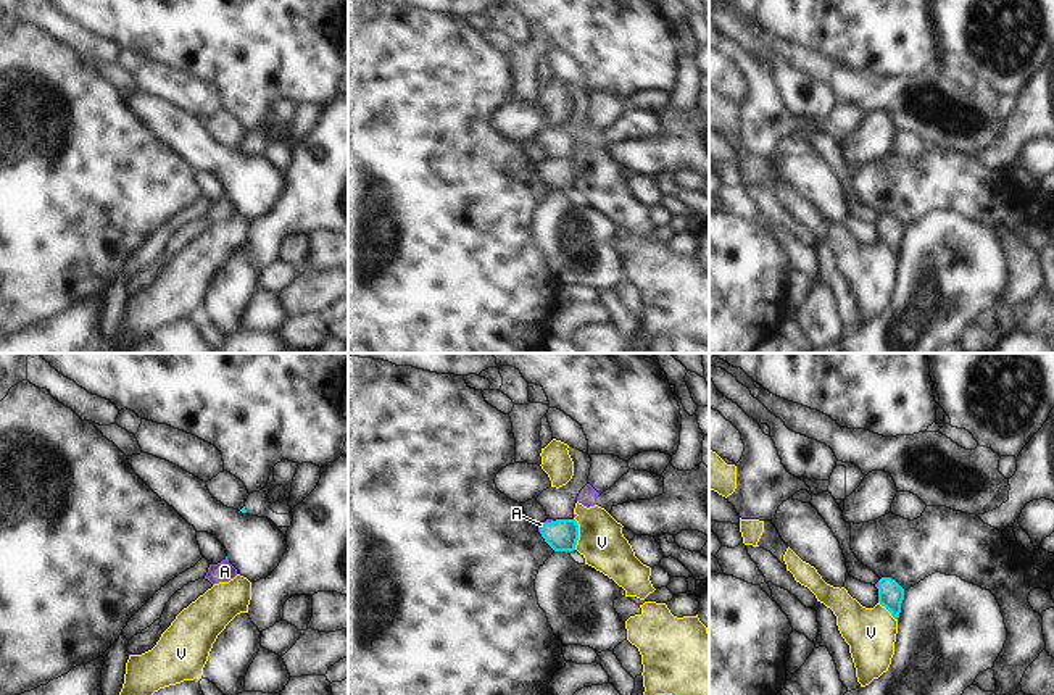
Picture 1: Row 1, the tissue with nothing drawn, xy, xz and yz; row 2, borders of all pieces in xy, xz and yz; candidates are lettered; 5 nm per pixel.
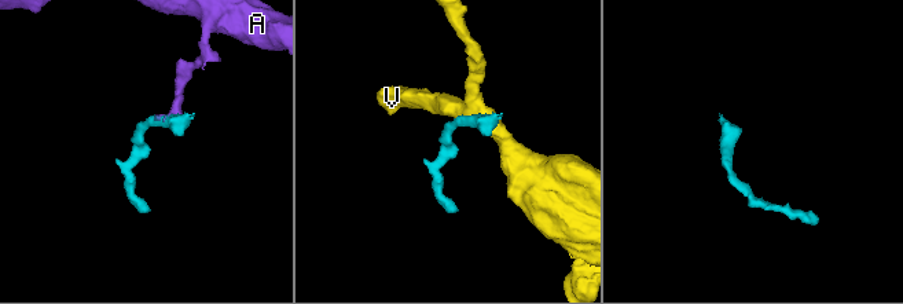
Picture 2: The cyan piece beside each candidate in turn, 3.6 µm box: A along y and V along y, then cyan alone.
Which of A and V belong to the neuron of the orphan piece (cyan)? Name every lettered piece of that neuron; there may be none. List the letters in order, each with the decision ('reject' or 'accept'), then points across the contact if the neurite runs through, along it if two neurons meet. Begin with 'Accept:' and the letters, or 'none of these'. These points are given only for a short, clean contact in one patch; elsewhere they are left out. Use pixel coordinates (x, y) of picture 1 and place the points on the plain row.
Accept: A
A: accept | across xz (561, 174), (543, 163), (540, 163)
V: reject

